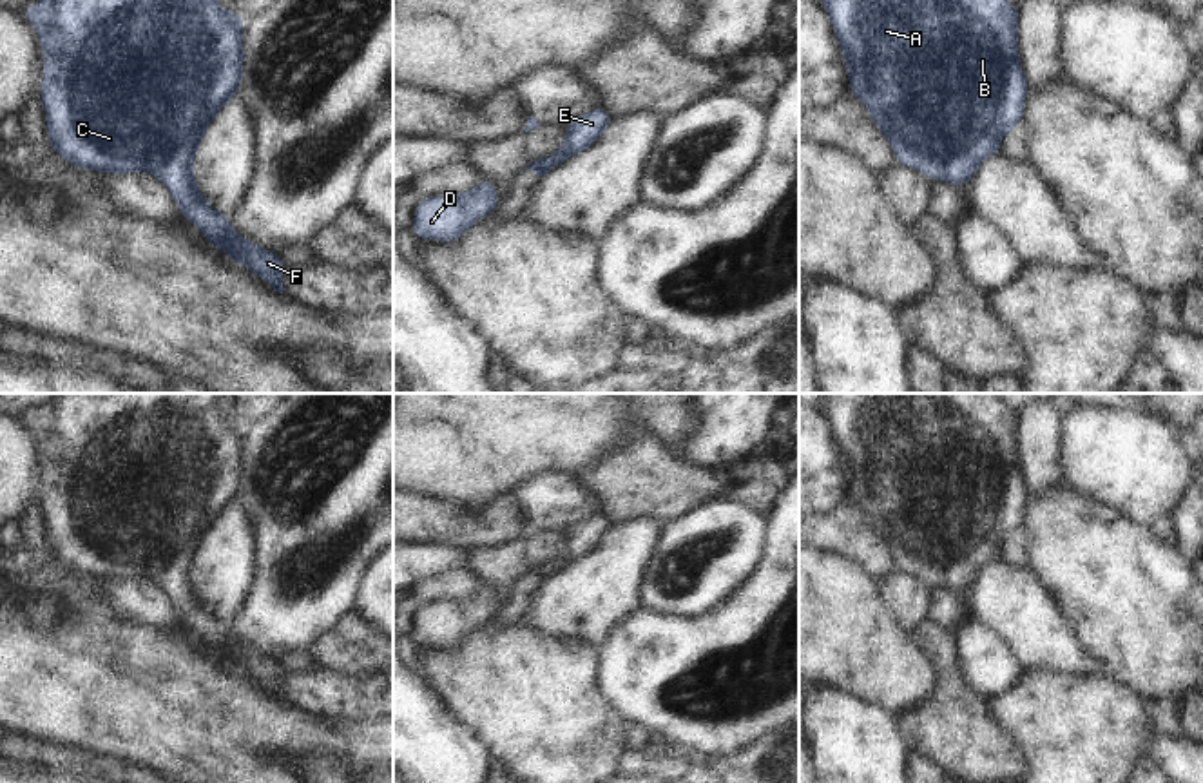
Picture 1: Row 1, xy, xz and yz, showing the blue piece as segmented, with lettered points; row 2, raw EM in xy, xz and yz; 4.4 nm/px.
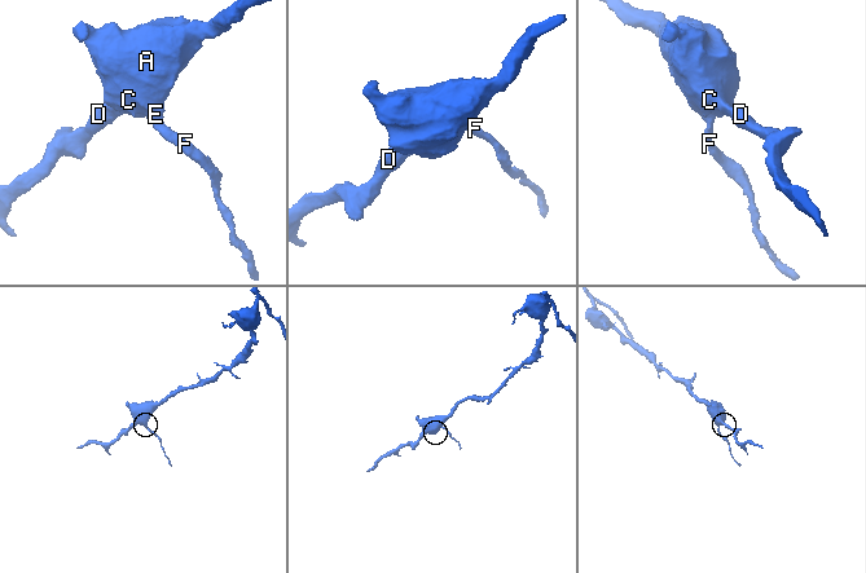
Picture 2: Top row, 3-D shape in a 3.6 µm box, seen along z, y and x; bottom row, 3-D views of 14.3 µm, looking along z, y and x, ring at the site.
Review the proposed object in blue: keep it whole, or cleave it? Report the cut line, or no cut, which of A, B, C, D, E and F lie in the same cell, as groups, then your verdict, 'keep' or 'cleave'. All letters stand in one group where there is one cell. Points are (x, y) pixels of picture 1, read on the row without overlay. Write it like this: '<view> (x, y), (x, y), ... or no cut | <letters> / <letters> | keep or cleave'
no cut | A B C D E F | keep

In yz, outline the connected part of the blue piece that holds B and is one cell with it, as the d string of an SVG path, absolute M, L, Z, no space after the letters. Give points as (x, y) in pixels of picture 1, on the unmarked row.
M823 393L819 408L841 450L848 495L888 544L897 571L964 594L982 567L1000 560L1004 540L1020 535L1031 493L1018 460L1020 415L996 393Z

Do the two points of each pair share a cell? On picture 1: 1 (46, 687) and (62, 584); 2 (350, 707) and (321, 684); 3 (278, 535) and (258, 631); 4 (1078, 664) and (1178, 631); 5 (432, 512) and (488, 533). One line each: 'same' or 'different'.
1: same
2: same
3: same
4: different
5: same

